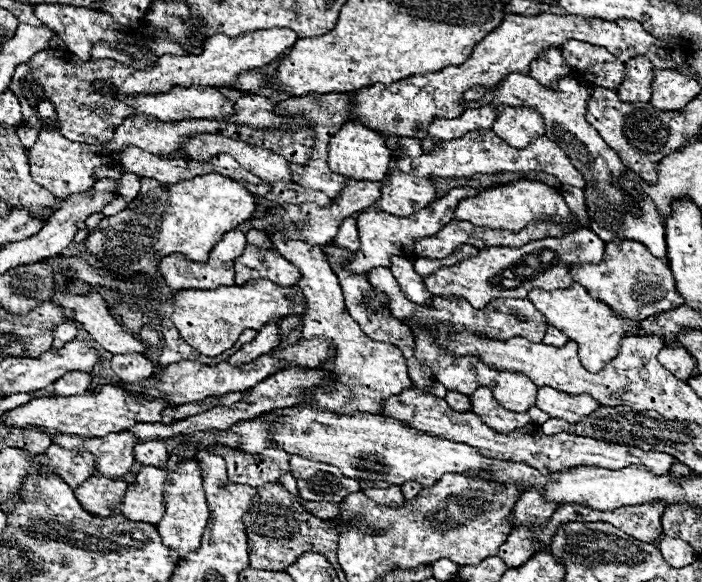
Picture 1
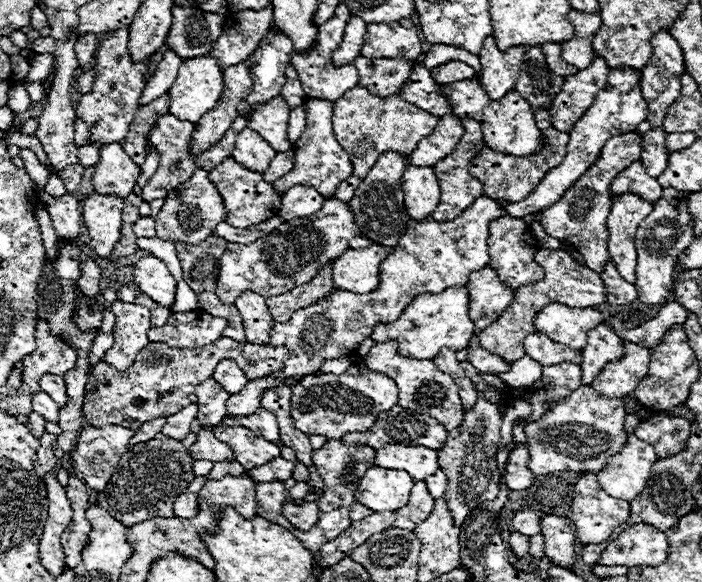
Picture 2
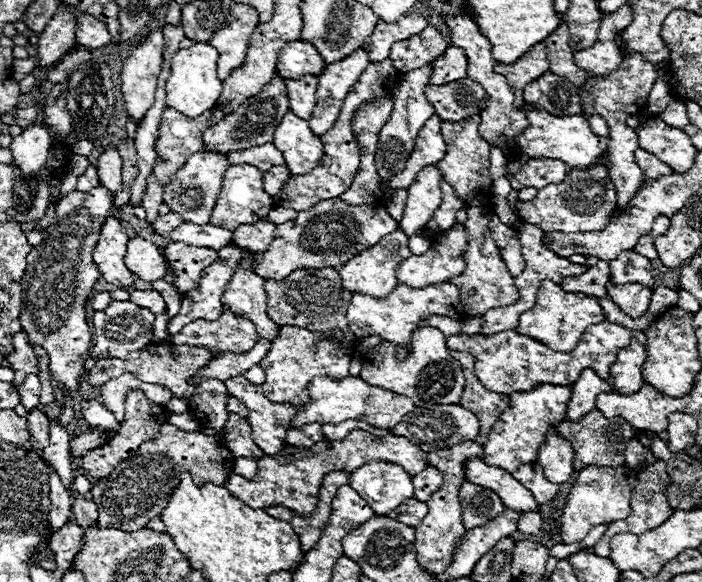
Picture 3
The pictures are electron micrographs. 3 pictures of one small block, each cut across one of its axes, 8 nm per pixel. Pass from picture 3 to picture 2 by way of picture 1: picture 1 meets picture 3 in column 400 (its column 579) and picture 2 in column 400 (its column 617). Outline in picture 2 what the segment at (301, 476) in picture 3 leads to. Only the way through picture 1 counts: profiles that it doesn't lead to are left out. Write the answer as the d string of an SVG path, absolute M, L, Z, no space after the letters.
M384 444L376 450L374 464L390 470L406 470L414 480L426 480L440 468L436 450L404 444Z

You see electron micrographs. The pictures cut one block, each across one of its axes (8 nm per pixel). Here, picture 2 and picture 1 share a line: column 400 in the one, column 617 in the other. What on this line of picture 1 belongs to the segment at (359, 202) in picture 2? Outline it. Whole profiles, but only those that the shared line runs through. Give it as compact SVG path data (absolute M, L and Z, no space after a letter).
M510 74L508 78L502 80L502 84L492 92L494 100L492 104L510 104L516 108L534 108L542 114L544 118L544 128L550 140L554 140L572 160L572 164L582 172L586 180L584 188L584 198L586 198L586 208L590 216L590 230L600 236L604 242L618 238L628 238L628 240L638 240L642 242L654 256L666 258L666 238L664 238L664 224L652 204L646 196L642 196L640 208L642 208L642 218L634 218L628 214L628 198L618 190L620 176L624 172L630 172L618 158L618 154L604 144L600 134L586 122L584 112L586 104L590 100L590 92L594 90L594 84L590 80L580 78L580 76L562 76L554 86L542 86L530 76L522 74Z

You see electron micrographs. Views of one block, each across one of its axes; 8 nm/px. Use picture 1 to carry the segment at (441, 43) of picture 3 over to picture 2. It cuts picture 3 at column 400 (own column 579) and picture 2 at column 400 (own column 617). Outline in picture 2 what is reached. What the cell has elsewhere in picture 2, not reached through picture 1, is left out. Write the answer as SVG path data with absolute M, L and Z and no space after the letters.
M358 56L354 60L354 66L358 68L360 86L368 88L370 92L378 96L390 96L400 92L404 82L408 80L414 64L418 60L406 60L406 58L364 58Z

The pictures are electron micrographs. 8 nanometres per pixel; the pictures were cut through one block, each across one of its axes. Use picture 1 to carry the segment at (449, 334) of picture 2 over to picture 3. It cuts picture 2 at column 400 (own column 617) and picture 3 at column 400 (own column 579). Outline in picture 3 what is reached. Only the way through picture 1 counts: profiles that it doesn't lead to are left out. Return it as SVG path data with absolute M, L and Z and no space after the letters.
M442 282L442 284L430 284L424 288L410 288L404 284L398 284L386 298L374 298L364 294L354 294L348 304L348 326L358 336L370 336L380 334L388 342L396 342L402 348L410 344L410 336L416 330L416 322L424 320L430 314L444 314L444 316L462 316L462 304L460 304L460 292L454 284Z

